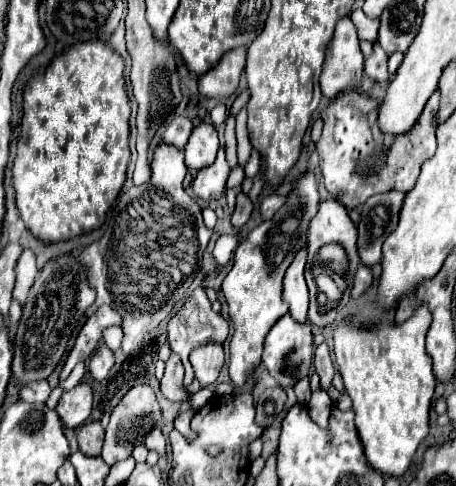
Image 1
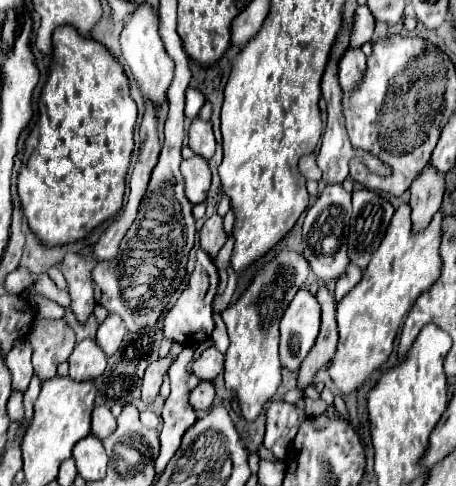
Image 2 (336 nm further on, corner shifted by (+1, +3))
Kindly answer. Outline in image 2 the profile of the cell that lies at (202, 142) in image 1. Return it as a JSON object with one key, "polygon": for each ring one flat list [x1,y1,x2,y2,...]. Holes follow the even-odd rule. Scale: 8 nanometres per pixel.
{"polygon":[[194,118,192,126,188,130,188,146,194,150,194,154,210,160,214,156,216,150,216,142,214,142,214,132,212,132,212,124,210,120,202,120,202,118]]}

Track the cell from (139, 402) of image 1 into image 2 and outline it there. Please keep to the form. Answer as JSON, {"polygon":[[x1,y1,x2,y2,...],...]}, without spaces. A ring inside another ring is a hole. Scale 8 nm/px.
{"polygon":[[162,358,162,360,156,360,152,362,148,368,146,368,146,374,144,374,144,384,142,384,142,402,148,406,154,402,154,398,158,396,158,390,160,390,160,384,162,384,162,378,164,374,168,372,172,360,170,358]]}

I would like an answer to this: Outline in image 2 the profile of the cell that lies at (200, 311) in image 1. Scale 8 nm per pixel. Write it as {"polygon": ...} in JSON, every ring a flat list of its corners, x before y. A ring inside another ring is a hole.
{"polygon":[[198,250,196,268,188,280,188,286,184,288,184,292,180,294,180,298,176,300,176,304,170,308,170,312,164,318,164,336,182,346,200,344,206,338,210,338,210,334,214,330,212,300,216,296,216,288,218,288,218,270,216,270,212,258,208,254,204,254,202,250]]}

